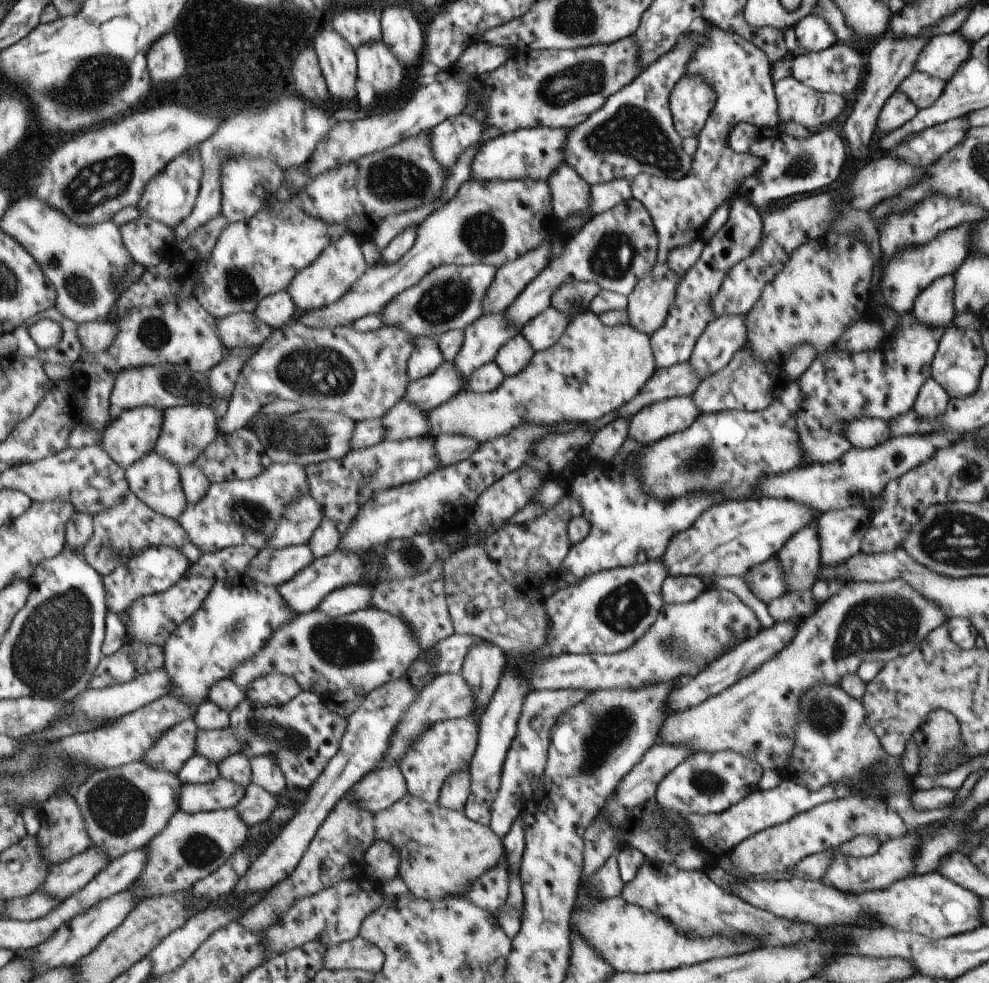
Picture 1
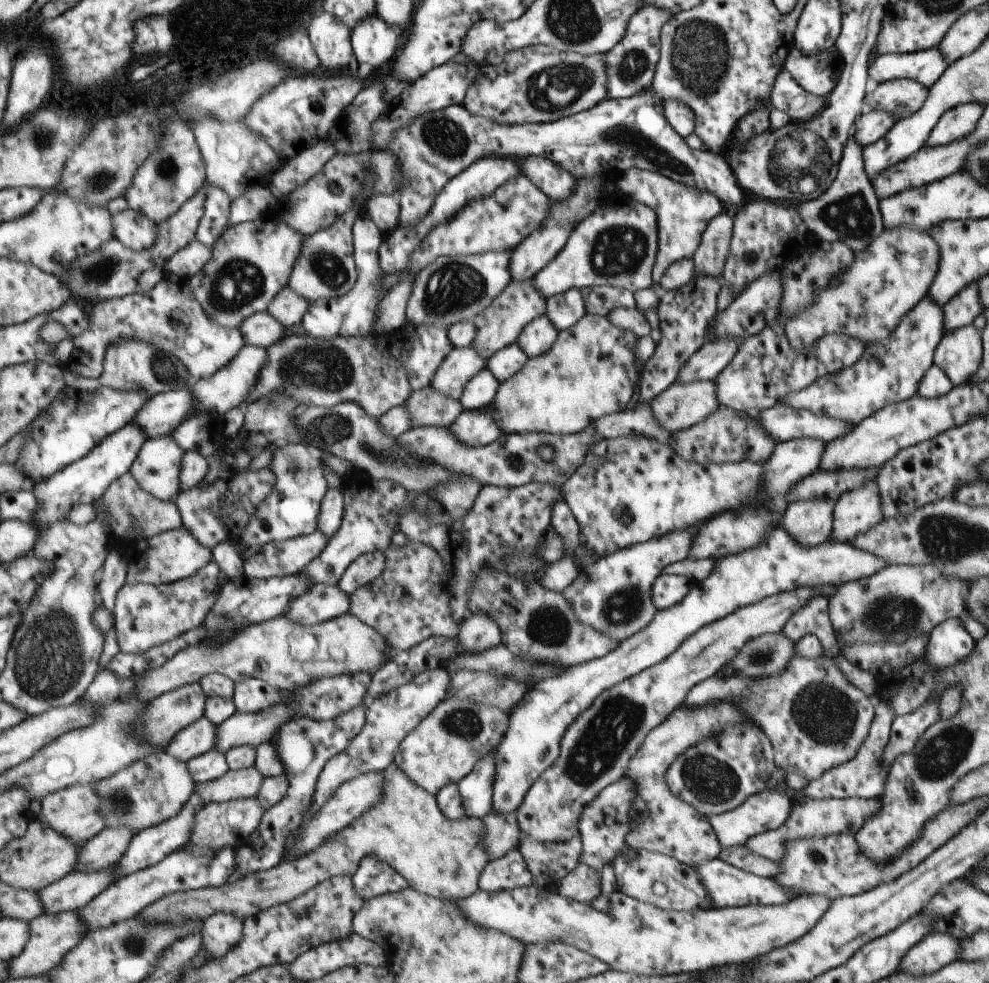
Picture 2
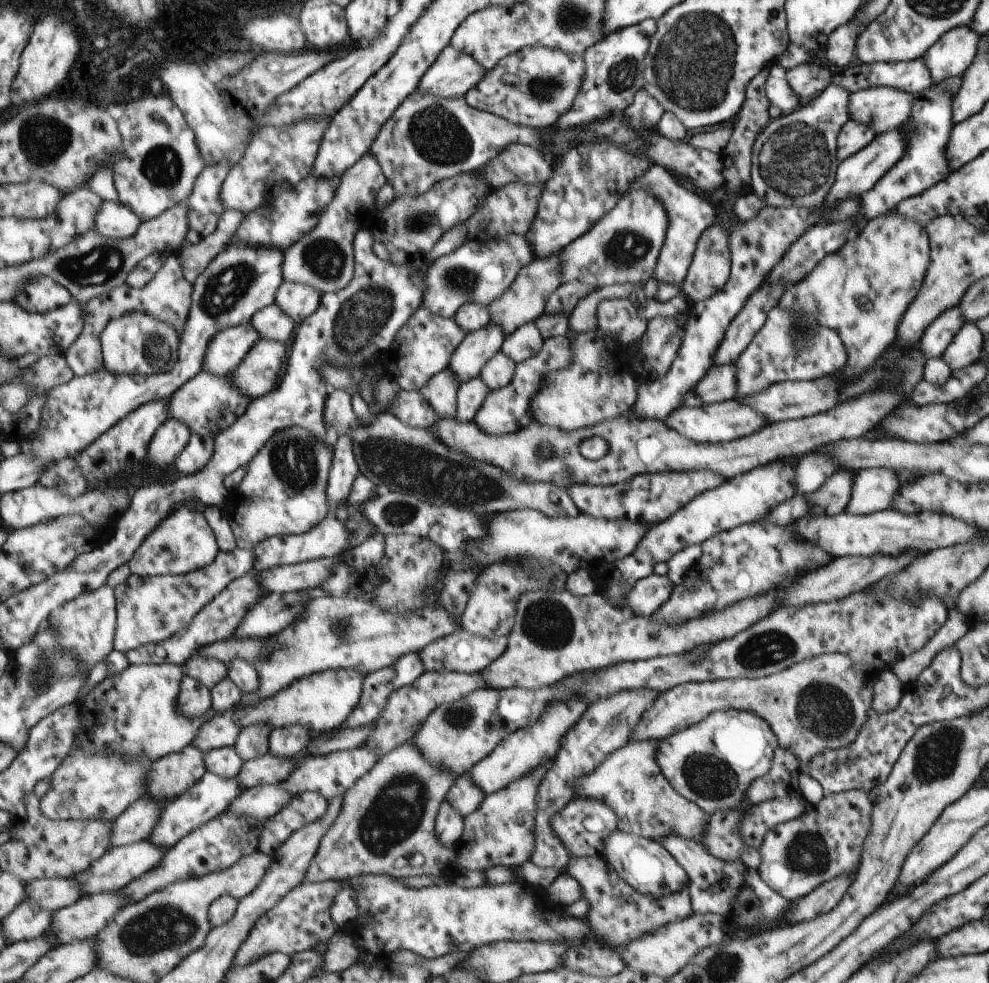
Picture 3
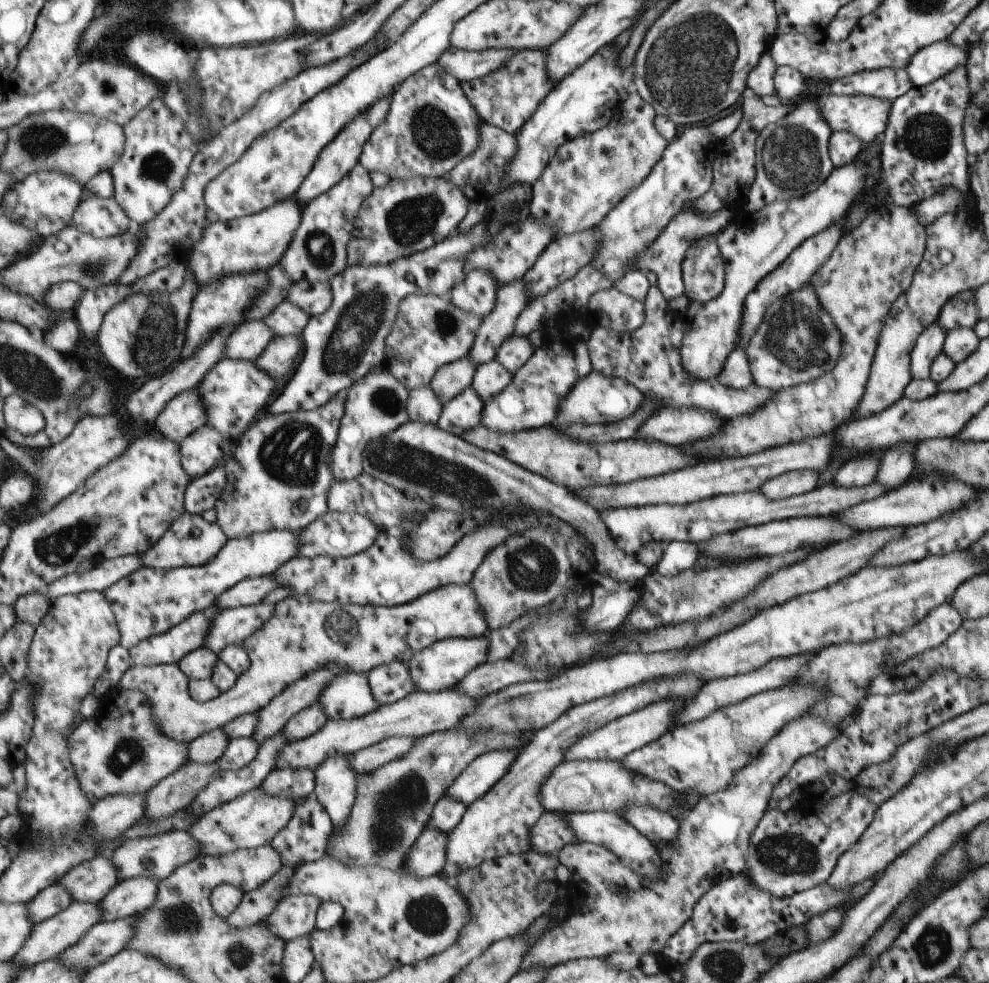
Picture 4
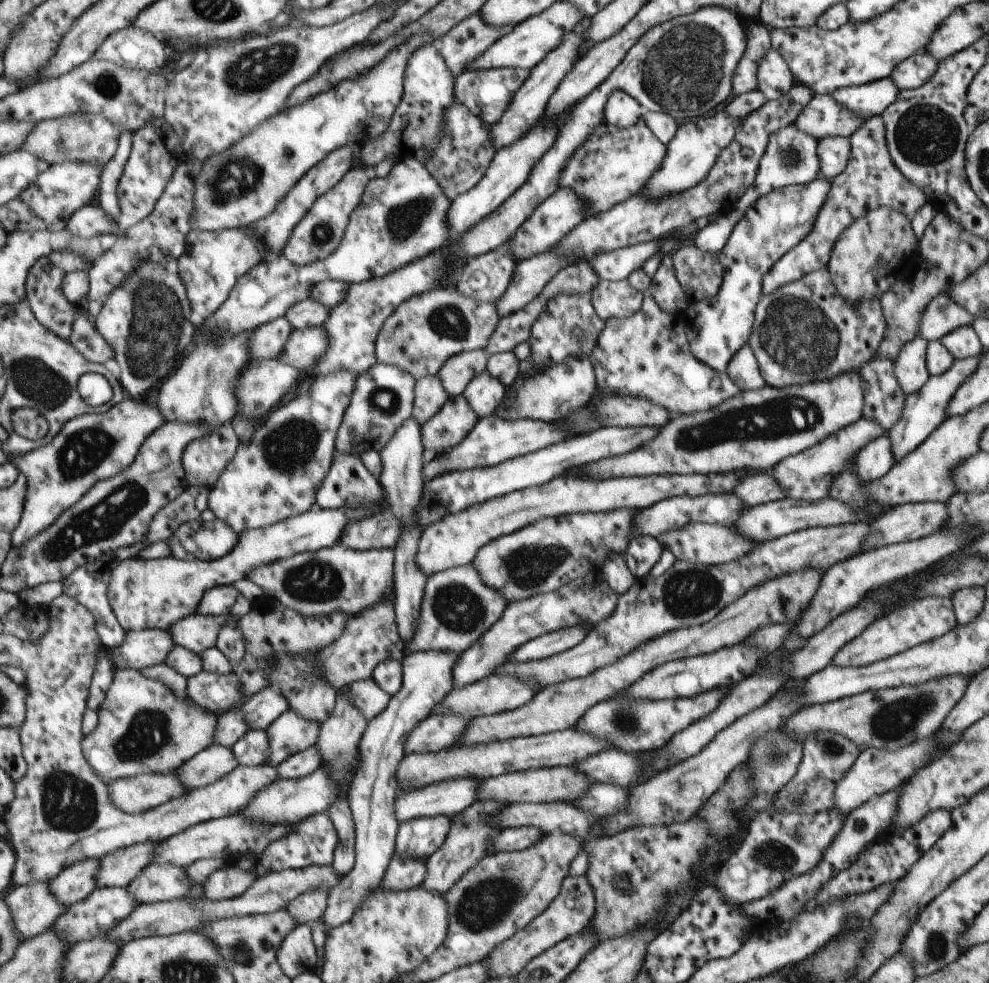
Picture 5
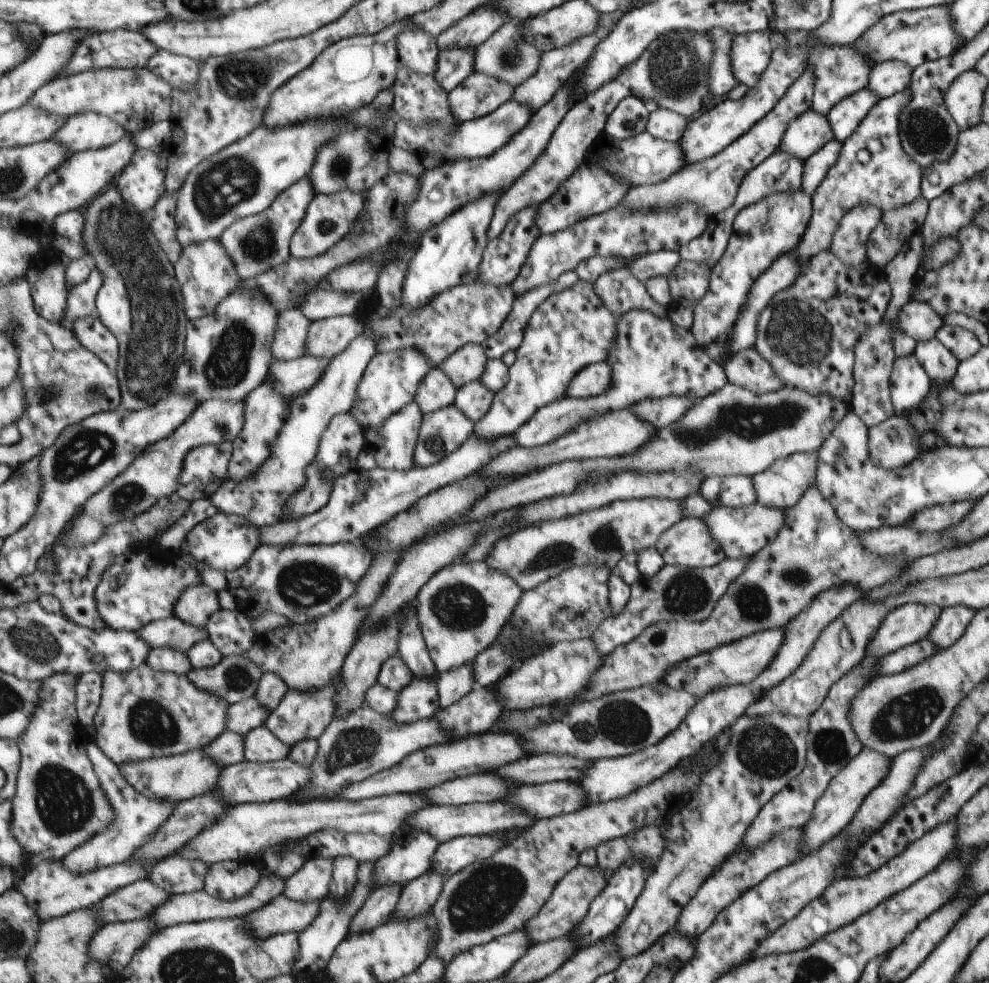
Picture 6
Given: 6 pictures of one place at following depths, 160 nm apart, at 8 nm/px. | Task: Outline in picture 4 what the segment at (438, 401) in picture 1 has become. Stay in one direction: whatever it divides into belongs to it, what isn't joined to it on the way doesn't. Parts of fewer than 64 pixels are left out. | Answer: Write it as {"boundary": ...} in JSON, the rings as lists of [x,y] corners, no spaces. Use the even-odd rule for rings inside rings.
{"boundary":[[[513,280],[499,286],[493,309],[482,319],[467,358],[477,365],[494,359],[496,351],[513,332],[515,318],[531,300],[525,290],[525,280]]]}

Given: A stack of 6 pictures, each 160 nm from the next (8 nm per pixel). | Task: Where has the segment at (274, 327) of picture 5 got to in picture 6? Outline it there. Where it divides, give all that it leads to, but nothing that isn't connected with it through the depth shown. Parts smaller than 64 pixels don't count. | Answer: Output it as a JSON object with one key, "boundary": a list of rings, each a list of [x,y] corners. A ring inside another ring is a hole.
{"boundary":[[[291,308],[281,313],[276,339],[273,342],[274,359],[288,362],[307,355],[308,336],[312,324],[299,309]]]}

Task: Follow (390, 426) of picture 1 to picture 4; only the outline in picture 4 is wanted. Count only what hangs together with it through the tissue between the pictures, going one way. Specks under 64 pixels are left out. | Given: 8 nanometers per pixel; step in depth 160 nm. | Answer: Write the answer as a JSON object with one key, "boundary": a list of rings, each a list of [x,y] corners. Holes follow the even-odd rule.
{"boundary":[[[466,355],[453,363],[445,364],[437,372],[430,385],[436,390],[436,394],[443,404],[460,395],[465,388],[472,387],[472,376],[475,374],[477,366]]]}

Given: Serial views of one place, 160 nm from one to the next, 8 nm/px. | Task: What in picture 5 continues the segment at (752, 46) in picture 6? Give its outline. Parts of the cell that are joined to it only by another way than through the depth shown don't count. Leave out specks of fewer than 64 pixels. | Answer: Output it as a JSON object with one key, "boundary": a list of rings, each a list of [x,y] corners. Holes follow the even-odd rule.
{"boundary":[[[771,48],[760,58],[756,75],[757,90],[767,101],[777,100],[796,84],[787,63]]]}

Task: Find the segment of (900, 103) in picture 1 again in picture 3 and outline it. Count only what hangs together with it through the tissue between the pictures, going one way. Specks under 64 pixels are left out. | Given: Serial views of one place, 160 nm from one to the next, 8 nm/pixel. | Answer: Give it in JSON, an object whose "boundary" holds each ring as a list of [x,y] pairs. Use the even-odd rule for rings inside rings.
{"boundary":[[[847,119],[836,138],[836,157],[839,162],[869,144],[875,135],[874,130],[866,124]]]}

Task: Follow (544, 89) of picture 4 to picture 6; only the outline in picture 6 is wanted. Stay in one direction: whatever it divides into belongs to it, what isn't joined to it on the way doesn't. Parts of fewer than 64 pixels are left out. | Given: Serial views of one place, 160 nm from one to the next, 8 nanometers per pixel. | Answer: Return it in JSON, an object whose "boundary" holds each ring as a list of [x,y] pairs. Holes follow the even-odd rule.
{"boundary":[[[472,71],[459,87],[446,94],[447,104],[455,120],[469,121],[493,112],[511,99],[513,90],[501,80]]]}

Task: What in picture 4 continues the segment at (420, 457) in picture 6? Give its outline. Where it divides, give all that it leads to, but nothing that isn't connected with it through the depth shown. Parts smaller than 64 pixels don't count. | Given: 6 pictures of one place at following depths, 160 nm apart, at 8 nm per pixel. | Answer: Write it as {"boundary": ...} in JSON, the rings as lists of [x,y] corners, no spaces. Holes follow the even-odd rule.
{"boundary":[[[471,387],[465,388],[465,391],[461,392],[460,395],[444,402],[441,419],[437,422],[437,426],[443,432],[460,437],[463,432],[480,424],[483,406],[484,404],[481,404],[473,389]]]}

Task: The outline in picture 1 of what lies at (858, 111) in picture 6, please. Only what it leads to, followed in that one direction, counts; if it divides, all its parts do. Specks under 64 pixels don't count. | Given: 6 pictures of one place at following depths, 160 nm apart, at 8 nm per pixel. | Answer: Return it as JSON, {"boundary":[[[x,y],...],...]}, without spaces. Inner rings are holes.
{"boundary":[[[957,31],[934,36],[919,53],[914,70],[948,81],[971,49],[972,44]]]}

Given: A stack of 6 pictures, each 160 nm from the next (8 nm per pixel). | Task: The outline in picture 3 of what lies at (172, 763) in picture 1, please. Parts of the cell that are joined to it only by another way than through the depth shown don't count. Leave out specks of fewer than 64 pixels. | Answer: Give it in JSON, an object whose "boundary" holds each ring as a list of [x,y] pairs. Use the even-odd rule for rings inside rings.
{"boundary":[[[227,711],[222,715],[215,715],[203,724],[196,739],[191,745],[195,745],[205,754],[213,749],[223,747],[233,747],[242,731],[235,724],[231,711]]]}

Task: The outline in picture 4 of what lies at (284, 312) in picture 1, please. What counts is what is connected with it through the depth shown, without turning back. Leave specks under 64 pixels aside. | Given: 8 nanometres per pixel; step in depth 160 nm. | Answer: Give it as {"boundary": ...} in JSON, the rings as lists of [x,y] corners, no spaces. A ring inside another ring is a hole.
{"boundary":[[[303,280],[293,283],[289,290],[288,302],[303,308],[311,317],[329,311],[333,306],[333,290],[330,282],[310,282]]]}

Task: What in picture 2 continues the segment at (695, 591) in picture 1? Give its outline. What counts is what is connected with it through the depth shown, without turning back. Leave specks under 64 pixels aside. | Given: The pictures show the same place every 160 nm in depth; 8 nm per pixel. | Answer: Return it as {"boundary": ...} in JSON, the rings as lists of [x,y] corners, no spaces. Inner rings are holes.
{"boundary":[[[662,572],[652,582],[650,597],[658,611],[679,604],[687,594],[687,577],[685,575],[667,574]]]}

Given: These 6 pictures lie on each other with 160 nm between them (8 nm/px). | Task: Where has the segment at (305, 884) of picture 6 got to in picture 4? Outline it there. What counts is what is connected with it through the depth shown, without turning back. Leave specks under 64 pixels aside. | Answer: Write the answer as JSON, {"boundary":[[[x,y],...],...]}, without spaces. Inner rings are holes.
{"boundary":[[[317,895],[298,896],[273,910],[266,921],[285,943],[289,940],[311,936],[317,930],[317,918],[323,900]]]}

